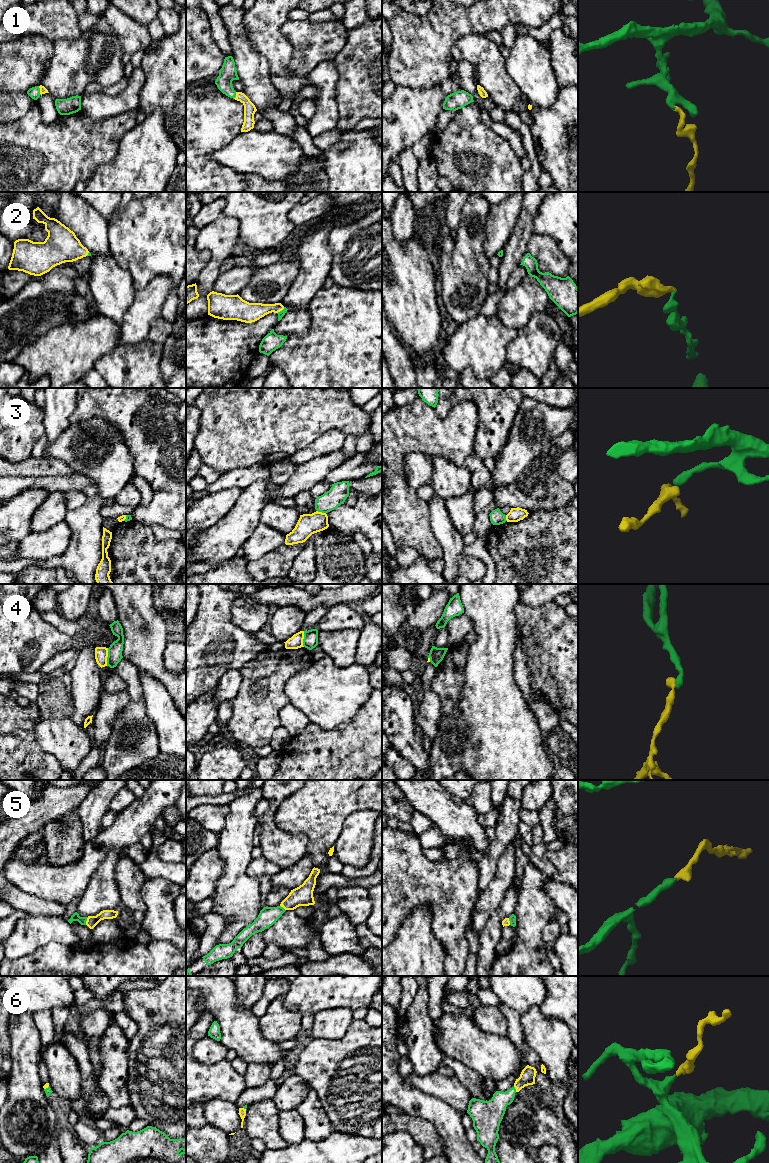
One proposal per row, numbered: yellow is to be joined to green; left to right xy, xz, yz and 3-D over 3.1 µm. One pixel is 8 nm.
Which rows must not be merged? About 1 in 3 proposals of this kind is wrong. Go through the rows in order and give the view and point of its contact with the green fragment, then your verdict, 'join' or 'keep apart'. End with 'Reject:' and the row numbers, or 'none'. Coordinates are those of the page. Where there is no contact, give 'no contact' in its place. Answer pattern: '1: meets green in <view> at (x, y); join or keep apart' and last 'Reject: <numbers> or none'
1: meets green in xz at (235, 95); join
2: meets green in xz at (280, 311); join
3: meets green in xz at (321, 511); keep apart
4: meets green in xy at (107, 657); keep apart
5: meets green in xy at (86, 920); join
6: meets green in yz at (515, 1089); join
Reject: 3, 4

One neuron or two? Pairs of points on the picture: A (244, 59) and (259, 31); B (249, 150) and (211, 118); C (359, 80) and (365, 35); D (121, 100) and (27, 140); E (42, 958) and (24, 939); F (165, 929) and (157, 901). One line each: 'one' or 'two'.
A: two
B: two
C: one
D: two
E: two
F: one

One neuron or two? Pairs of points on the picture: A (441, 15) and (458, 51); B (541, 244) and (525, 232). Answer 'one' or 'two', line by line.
A: two
B: two

